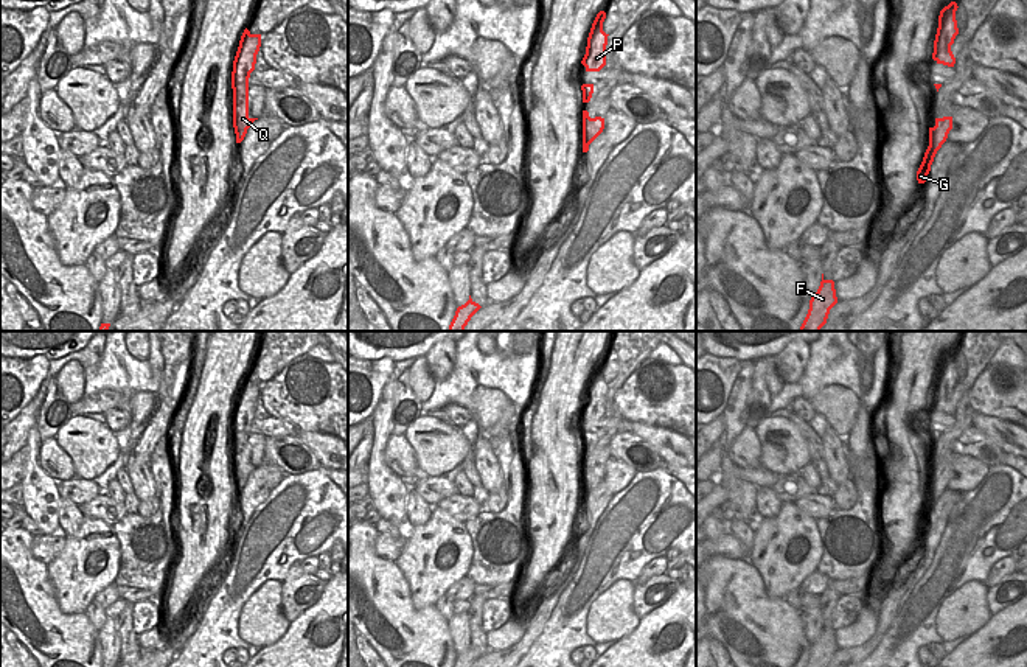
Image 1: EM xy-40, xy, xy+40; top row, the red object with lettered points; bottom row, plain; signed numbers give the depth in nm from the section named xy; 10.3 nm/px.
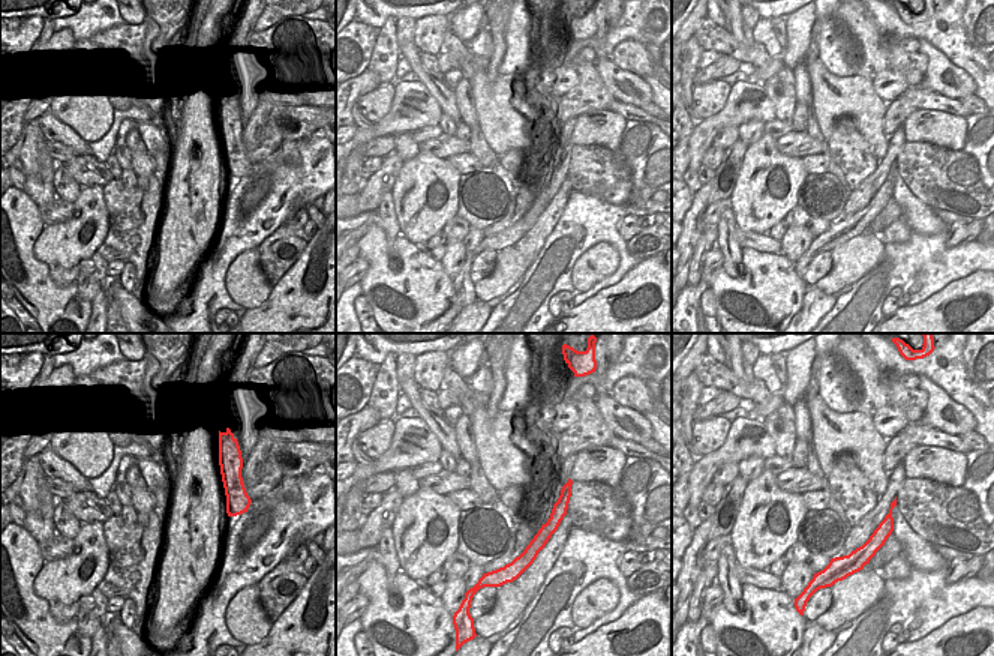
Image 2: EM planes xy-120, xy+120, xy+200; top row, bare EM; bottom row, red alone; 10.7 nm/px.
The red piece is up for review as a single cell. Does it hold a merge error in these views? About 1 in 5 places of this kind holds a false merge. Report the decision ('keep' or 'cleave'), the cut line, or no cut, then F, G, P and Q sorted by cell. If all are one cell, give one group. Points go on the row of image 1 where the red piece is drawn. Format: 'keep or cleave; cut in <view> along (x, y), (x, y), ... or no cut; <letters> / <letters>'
cleave; cut in xy+40 along (942, 118), (950, 129); F G / P Q

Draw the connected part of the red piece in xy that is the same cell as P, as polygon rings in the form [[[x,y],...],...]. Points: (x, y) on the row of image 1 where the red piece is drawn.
[[[600,11],[592,23],[586,54],[581,64],[586,67],[586,72],[600,72],[606,65],[606,45],[607,36],[603,31],[603,22],[606,19],[606,12]]]

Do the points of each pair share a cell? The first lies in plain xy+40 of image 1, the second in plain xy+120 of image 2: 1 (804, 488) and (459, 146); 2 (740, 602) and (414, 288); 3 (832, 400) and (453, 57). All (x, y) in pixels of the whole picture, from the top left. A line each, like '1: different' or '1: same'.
1: same
2: same
3: same

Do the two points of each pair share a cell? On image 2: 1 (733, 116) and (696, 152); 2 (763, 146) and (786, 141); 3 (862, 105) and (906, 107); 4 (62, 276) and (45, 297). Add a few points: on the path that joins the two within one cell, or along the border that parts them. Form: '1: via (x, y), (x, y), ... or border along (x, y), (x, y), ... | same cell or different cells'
1: via (723, 119), (700, 141) | same cell
2: border along (775, 140), (775, 147), (781, 153), (801, 158) | different cells
3: border along (885, 107), (883, 132), (888, 137) | different cells
4: border along (33, 257), (48, 267), (57, 285), (72, 282) | different cells

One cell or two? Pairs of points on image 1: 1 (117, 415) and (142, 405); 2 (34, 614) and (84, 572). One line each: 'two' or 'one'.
1: two
2: two

